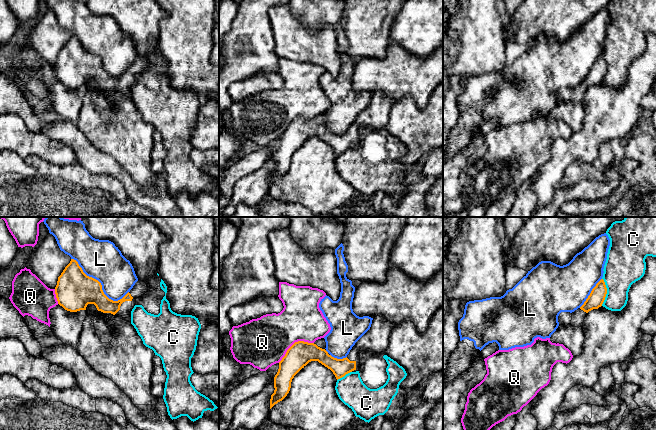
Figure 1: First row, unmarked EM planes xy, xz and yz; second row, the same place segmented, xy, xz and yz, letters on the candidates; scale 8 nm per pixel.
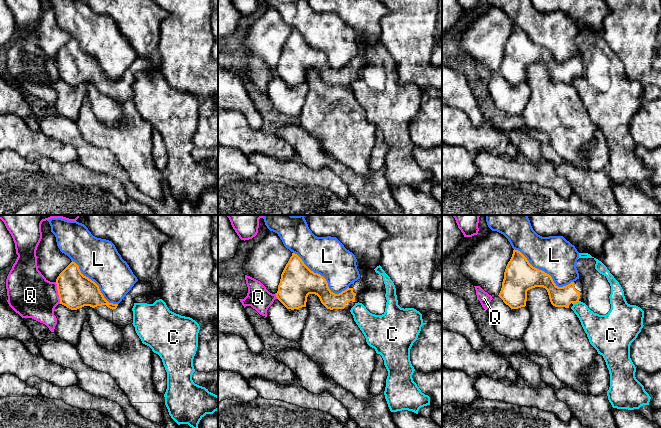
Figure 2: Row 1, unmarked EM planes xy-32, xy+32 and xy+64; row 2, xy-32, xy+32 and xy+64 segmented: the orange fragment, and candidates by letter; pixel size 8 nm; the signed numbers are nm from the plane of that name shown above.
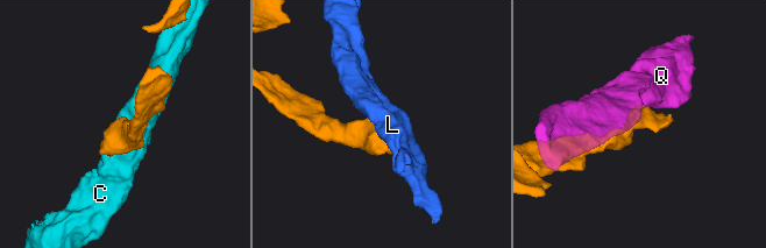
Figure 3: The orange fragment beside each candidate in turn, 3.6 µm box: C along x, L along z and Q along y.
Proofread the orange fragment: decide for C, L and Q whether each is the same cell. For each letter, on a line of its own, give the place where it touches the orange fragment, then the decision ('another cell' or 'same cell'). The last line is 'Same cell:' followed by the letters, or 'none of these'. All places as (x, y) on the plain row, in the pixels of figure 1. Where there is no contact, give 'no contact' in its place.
C: yz (606, 68) | another cell
L: xy (100, 60) | another cell
Q: xz (294, 119) | another cell
Same cell: none of these

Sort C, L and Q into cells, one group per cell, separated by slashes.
C / L / Q

